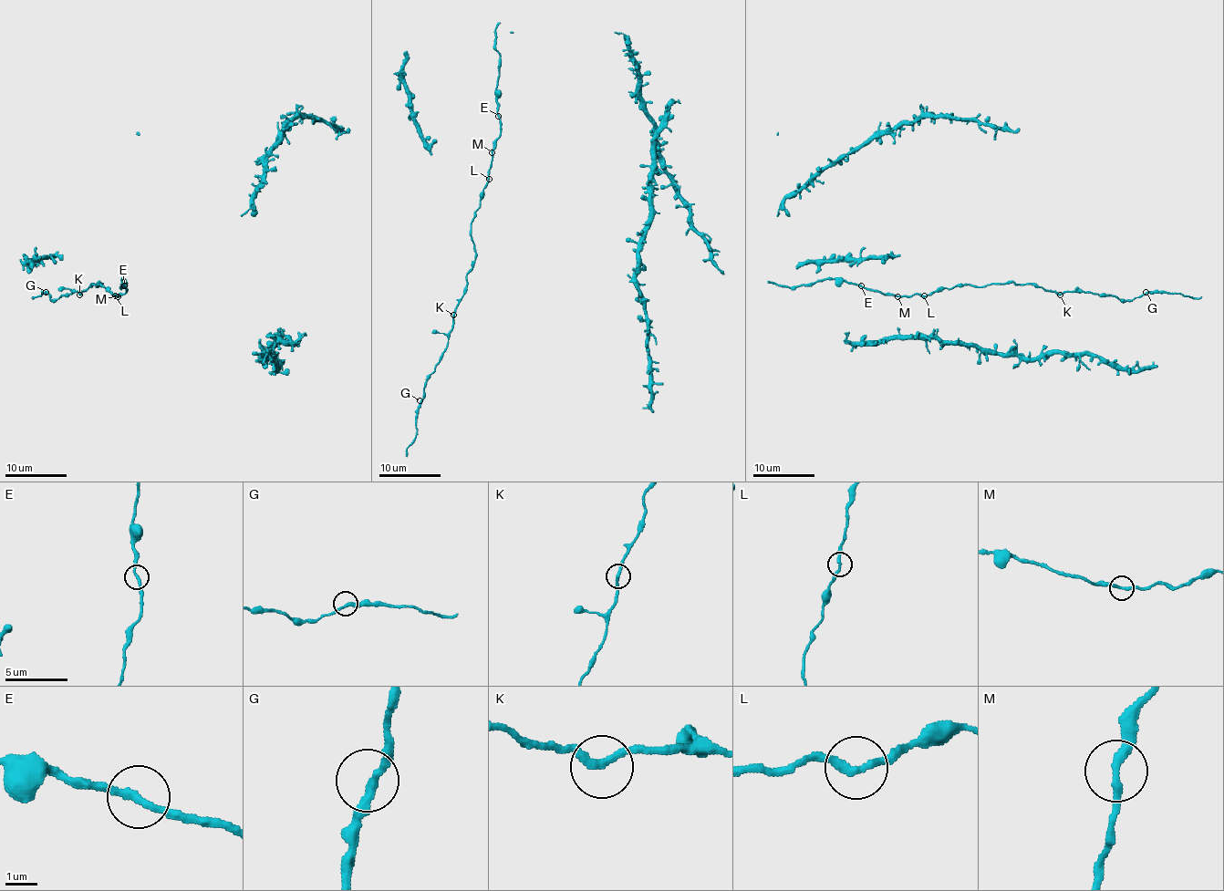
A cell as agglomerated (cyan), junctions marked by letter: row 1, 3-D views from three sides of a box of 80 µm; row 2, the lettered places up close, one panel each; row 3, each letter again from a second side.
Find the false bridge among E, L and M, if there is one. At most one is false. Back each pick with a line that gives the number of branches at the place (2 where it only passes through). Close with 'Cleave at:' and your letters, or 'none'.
Cleave at: none

